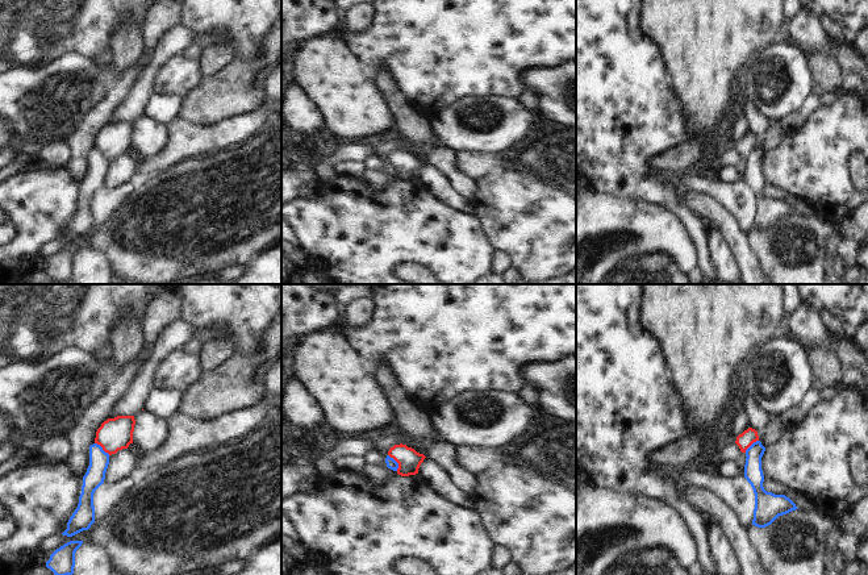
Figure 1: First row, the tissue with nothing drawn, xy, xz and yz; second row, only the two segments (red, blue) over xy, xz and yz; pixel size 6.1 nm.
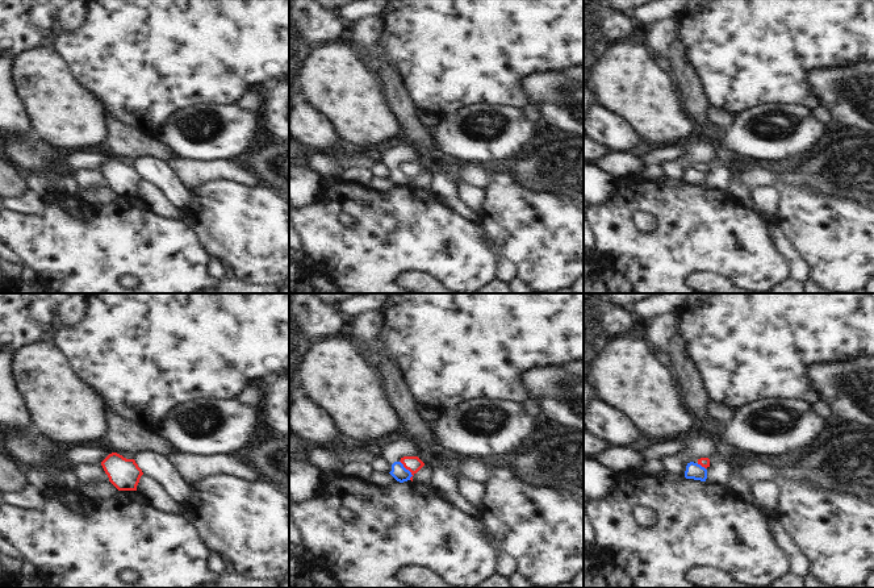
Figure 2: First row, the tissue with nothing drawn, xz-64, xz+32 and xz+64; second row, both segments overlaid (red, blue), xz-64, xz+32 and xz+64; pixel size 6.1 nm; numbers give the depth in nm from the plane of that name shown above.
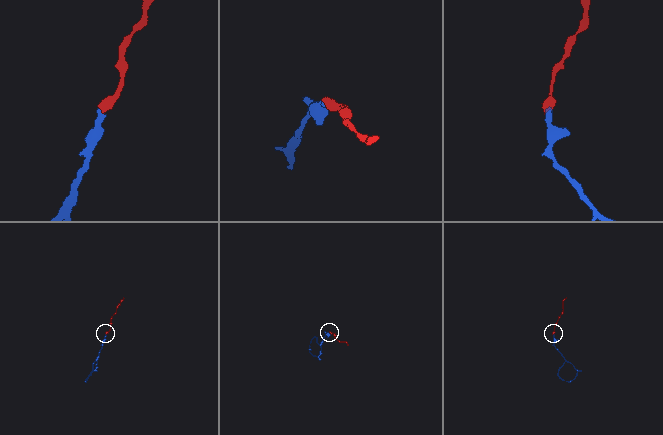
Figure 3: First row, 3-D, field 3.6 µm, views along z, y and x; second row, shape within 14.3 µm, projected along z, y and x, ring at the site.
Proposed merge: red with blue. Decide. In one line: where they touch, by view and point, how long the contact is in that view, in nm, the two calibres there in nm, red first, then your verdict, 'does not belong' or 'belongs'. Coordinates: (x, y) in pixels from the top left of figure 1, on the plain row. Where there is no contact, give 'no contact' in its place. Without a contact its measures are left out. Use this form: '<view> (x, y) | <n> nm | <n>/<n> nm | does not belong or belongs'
xz (396, 166) | 120 nm | 140/60 nm | does not belong

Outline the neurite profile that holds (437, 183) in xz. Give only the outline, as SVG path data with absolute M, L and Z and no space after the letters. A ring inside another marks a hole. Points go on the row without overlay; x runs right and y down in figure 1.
M425 163L418 174L418 179L423 182L429 191L450 205L456 211L462 211L464 213L475 214L475 207L472 201L466 200L460 195L458 195L450 186L445 174L442 174L437 167Z

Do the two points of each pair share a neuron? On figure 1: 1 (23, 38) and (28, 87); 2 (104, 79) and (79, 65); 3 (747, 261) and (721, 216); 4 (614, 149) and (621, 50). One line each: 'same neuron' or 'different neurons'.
1: different neurons
2: same neuron
3: same neuron
4: same neuron

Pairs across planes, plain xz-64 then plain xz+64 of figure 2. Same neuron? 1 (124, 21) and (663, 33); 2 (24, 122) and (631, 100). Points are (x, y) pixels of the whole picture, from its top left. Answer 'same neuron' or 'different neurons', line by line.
1: different neurons
2: different neurons

